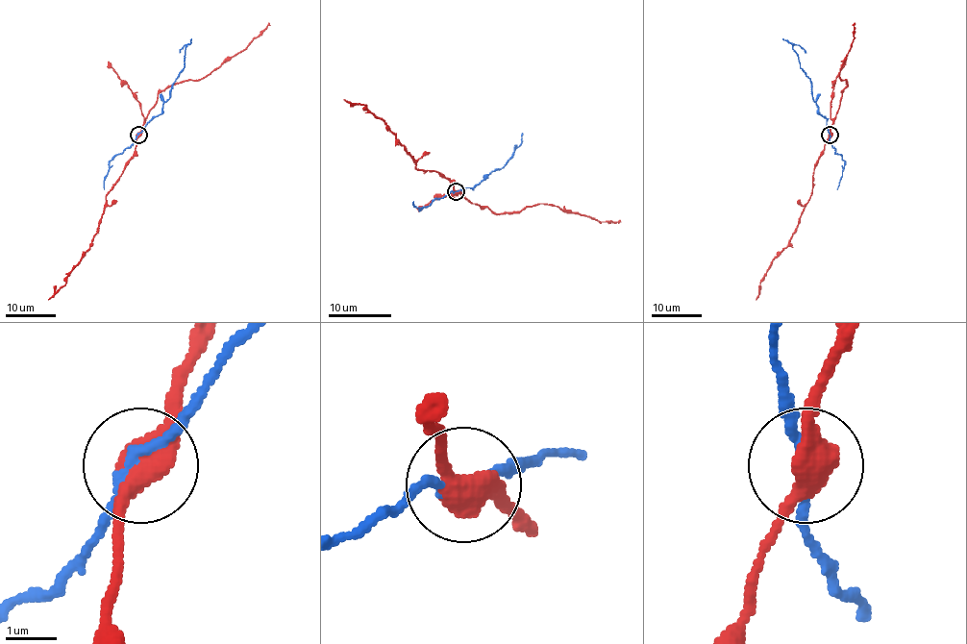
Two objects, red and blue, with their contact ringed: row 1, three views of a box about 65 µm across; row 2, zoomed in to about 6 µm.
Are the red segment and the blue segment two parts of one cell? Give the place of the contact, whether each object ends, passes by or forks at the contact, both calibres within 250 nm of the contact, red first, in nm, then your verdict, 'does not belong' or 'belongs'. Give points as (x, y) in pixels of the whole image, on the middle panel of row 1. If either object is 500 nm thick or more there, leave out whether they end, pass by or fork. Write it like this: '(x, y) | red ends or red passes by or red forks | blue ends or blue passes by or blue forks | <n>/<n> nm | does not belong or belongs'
(456, 191) | 500/150 nm | does not belong

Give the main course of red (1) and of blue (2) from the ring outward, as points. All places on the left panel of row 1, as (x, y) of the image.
1: (137, 135), (134, 154), (106, 196), (99, 232), (92, 244), (64, 284), (48, 300)
2: (137, 135), (161, 112), (161, 105), (168, 98), (171, 86), (184, 66), (185, 45), (180, 53)

